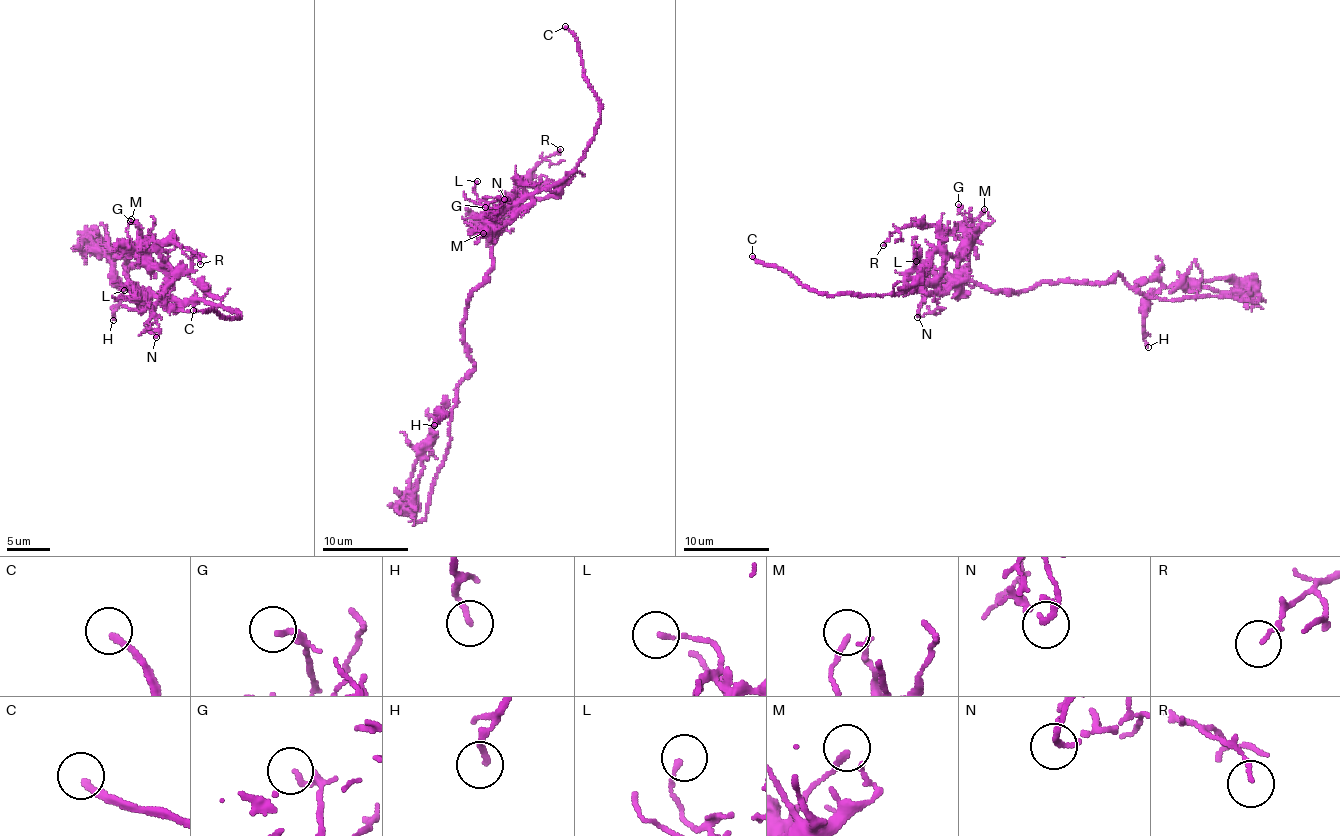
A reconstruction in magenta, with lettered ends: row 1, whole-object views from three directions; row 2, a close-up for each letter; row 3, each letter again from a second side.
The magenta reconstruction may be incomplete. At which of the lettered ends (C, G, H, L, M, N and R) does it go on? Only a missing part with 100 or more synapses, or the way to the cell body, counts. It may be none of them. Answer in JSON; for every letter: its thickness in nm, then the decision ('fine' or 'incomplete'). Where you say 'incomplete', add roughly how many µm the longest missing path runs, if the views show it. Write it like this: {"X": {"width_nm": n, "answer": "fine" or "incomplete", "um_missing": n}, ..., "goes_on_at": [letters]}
{"C": {"width_nm": 200, "answer": "incomplete", "um_missing": 50}, "G": {"width_nm": 160, "answer": "fine"}, "H": {"width_nm": 160, "answer": "fine"}, "L": {"width_nm": 130, "answer": "fine"}, "M": {"width_nm": 130, "answer": "fine"}, "N": {"width_nm": 150, "answer": "fine"}, "R": {"width_nm": 140, "answer": "fine"}, "goes_on_at": ["C"]}

